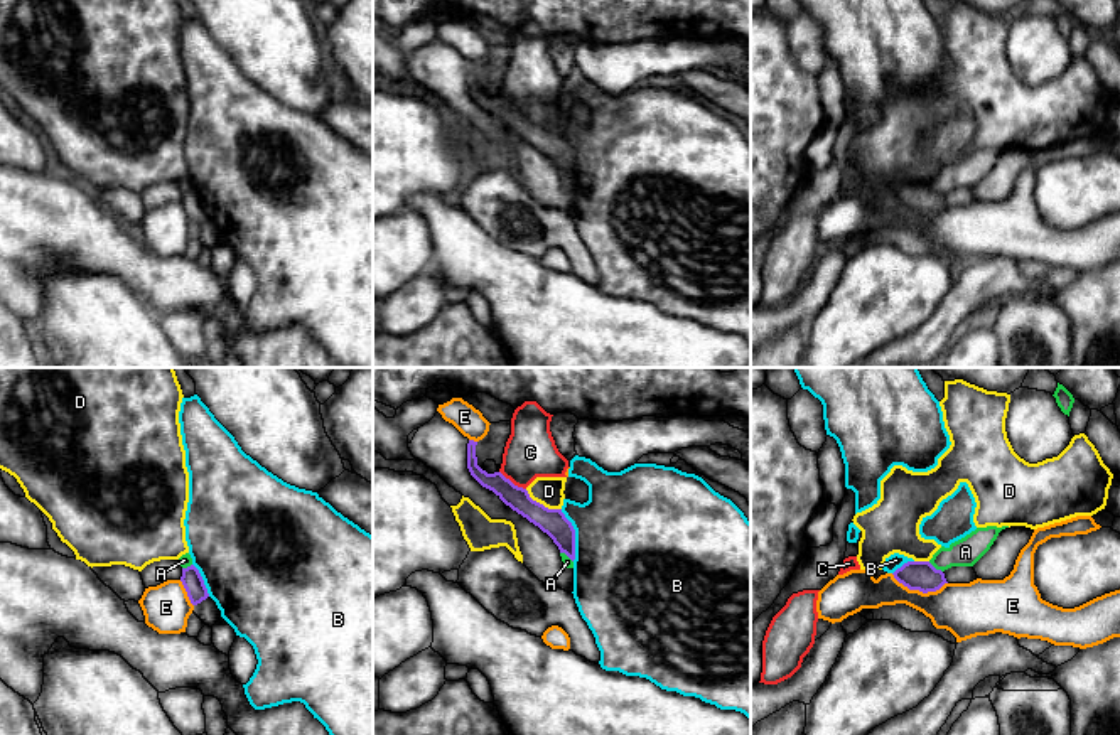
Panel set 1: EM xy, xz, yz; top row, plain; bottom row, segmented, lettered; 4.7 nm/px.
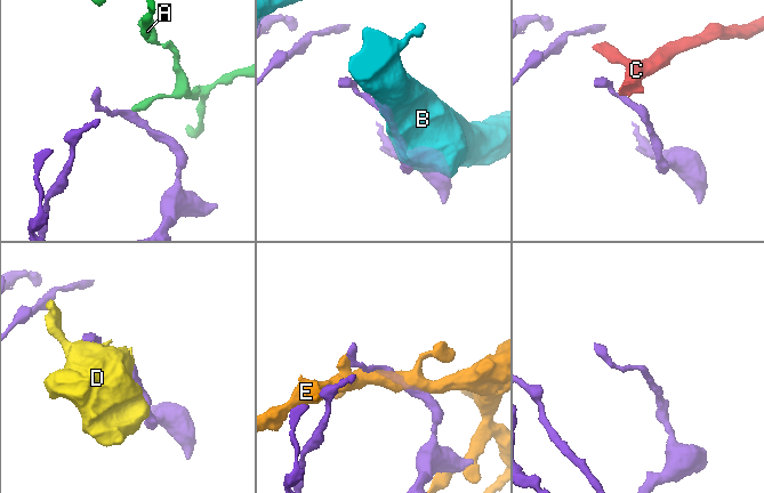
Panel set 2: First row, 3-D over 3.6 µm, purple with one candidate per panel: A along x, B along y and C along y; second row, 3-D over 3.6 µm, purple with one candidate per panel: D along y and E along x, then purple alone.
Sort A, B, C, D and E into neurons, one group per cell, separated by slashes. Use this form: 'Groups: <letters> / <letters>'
Groups: A / B / C D / E

